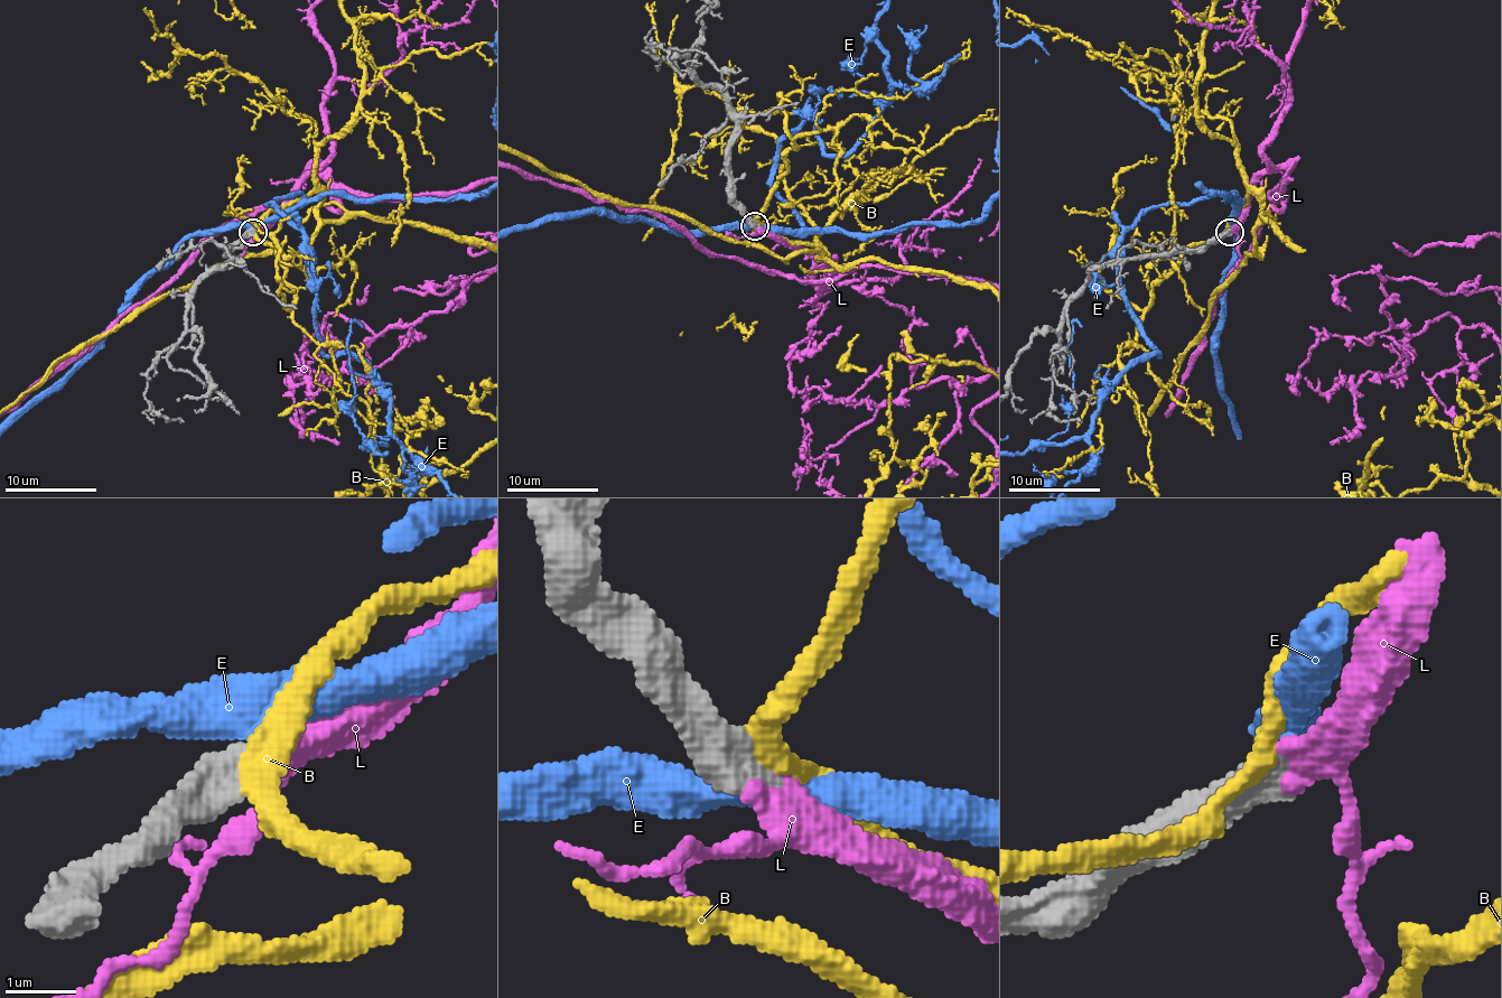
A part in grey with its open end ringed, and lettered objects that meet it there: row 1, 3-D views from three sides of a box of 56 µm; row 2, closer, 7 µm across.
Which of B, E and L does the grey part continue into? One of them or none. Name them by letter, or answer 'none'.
L

